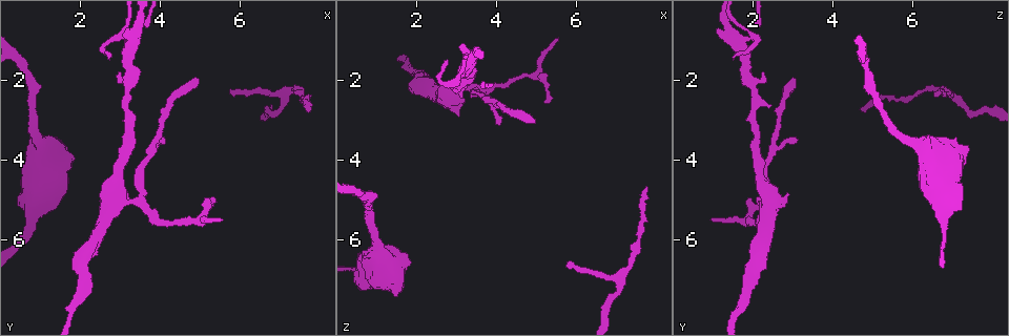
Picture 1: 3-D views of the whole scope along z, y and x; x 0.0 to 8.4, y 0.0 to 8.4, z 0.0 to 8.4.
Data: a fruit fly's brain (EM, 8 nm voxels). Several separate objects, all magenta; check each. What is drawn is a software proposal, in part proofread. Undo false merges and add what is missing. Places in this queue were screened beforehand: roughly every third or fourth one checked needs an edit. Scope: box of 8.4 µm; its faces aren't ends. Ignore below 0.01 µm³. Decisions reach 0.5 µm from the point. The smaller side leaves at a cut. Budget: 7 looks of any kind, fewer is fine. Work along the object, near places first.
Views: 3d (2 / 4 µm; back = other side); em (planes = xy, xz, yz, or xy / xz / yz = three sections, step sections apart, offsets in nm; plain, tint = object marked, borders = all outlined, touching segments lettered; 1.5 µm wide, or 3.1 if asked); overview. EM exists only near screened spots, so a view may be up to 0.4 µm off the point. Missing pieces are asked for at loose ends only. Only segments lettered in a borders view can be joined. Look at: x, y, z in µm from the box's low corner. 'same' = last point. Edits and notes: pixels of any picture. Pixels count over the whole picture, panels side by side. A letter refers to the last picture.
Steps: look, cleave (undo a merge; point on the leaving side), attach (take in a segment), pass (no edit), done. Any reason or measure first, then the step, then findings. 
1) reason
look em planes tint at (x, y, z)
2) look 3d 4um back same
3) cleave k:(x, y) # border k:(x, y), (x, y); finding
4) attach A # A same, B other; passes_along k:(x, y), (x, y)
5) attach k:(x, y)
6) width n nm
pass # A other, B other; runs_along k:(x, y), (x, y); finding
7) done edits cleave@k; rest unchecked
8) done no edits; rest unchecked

thin end
look 3d 4um at (5.70, 2.25, 6.65)

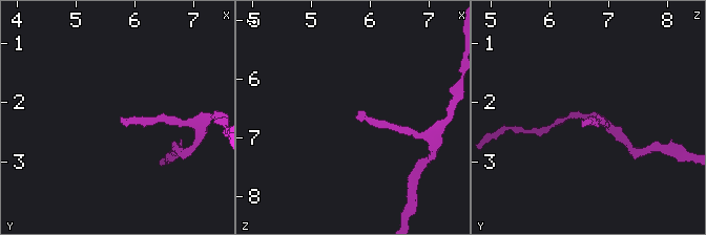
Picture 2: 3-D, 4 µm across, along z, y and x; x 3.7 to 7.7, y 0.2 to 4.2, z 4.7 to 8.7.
now the EM
look em xz step 4 tint at (5.75, 2.30, 6.60)

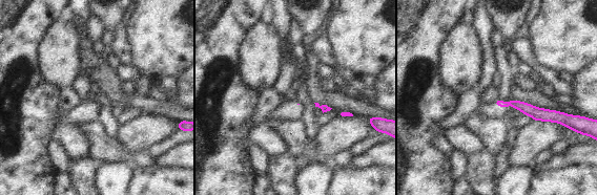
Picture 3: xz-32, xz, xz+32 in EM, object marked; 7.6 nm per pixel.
look em planes borders same

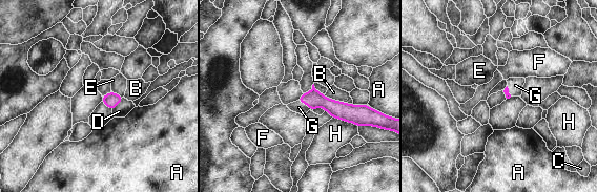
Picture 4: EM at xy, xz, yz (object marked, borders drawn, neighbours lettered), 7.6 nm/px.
attach G # A other, B other, C other, D other, E other, F other, G same, H other; passes_along 4:(313, 99), (305, 103), (299, 107); it goes on there

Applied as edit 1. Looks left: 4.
redraw
look overview

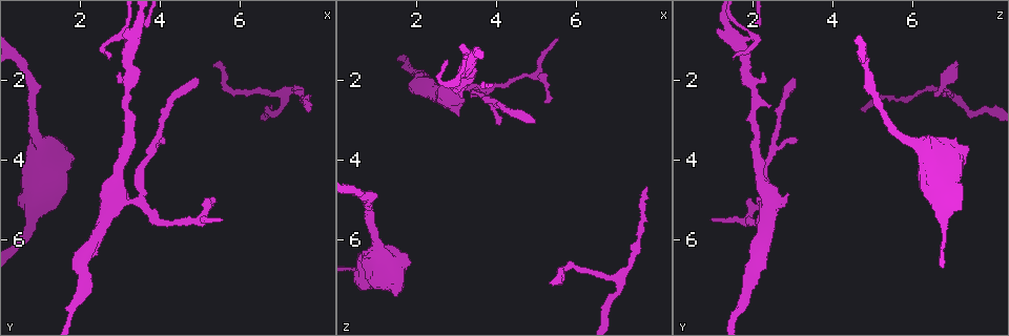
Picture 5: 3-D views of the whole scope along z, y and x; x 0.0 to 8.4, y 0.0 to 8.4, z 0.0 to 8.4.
branch stops here
look 3d 4um at (5.00, 2.00, 3.00)

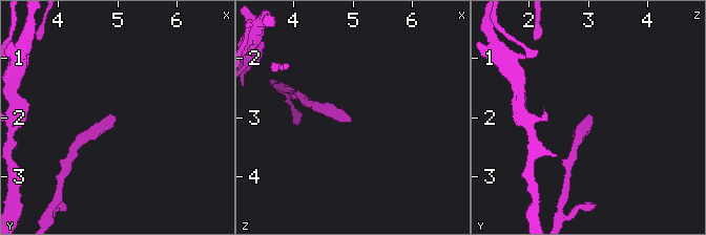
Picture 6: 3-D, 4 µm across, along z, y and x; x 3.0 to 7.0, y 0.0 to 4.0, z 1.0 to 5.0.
look em planes borders at (4.95, 1.95, 3.05)

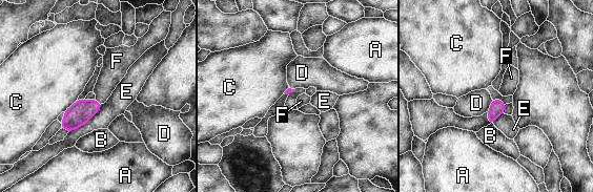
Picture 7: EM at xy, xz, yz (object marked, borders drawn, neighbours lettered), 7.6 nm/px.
attach F # A other, B other, C other, D other, E other, F same; passes_along 7:(78, 114), (98, 102), (111, 72); the cell continues

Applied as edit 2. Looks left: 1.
done edits attach@4, attach@7; rest unchecked

